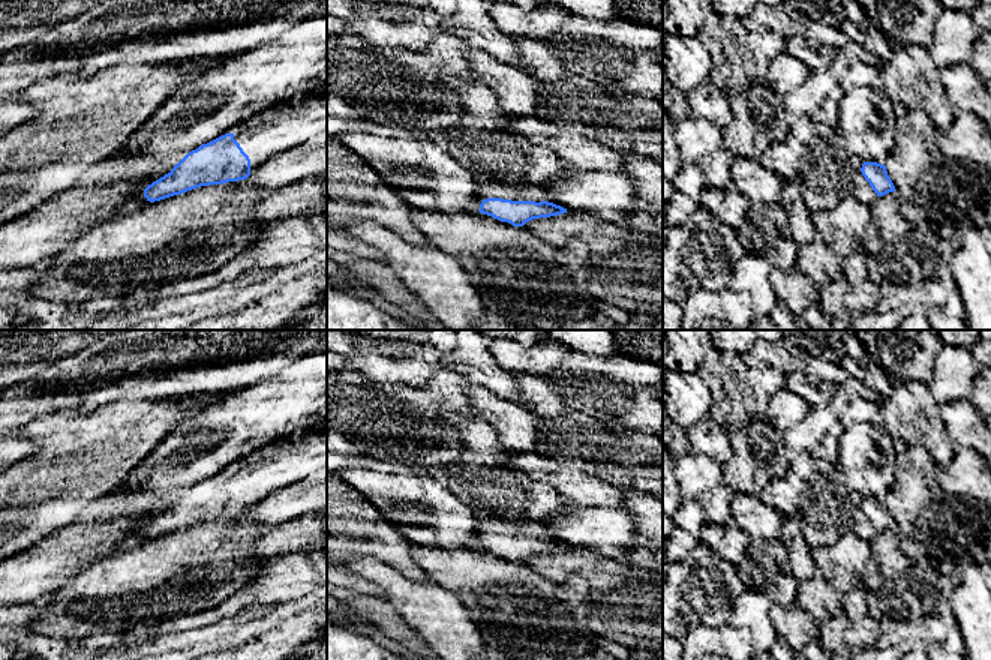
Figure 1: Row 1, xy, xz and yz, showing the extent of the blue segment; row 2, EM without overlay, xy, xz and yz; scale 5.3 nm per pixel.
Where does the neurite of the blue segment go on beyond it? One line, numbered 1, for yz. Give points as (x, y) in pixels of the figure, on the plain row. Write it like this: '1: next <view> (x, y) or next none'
1: next yz (861, 525)

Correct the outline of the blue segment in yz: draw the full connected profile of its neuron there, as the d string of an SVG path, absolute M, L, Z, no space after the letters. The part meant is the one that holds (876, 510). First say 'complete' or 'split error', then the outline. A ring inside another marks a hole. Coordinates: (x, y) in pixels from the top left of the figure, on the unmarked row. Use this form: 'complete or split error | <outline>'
split error | M864 498L861 506L853 506L852 532L870 543L879 532L895 528L886 502L877 498Z

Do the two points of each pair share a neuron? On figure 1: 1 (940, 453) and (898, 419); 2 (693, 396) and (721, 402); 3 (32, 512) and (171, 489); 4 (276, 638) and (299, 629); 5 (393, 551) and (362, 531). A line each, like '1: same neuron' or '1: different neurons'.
1: same neuron
2: different neurons
3: different neurons
4: same neuron
5: same neuron

